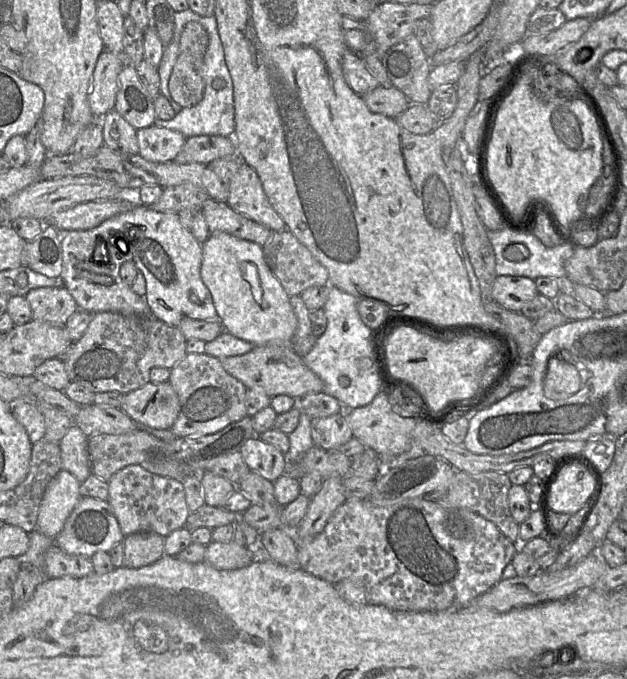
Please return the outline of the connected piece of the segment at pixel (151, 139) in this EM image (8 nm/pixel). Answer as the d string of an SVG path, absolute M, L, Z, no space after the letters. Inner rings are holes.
M152 125L137 130L139 155L157 163L174 161L187 138L180 132Z

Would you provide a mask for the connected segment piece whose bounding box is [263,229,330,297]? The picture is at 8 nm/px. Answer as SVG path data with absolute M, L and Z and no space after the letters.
M287 229L273 232L270 239L263 246L263 253L268 266L290 297L301 295L305 289L311 286L330 285L327 269L318 262L308 248Z

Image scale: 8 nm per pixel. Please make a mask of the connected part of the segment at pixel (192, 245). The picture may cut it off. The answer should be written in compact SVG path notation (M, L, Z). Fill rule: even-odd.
M139 203L130 210L127 210L105 220L95 228L89 230L70 230L61 233L61 247L63 252L63 271L61 274L61 279L64 286L68 289L70 294L75 299L79 309L94 314L105 311L114 311L133 316L150 315L151 310L151 313L156 318L172 327L179 327L179 324L184 317L189 317L196 320L220 321L215 305L213 303L212 294L201 278L201 265L203 256L202 244L199 243L197 239L181 224L178 214L158 212L148 206ZM129 261L133 262L138 270L145 276L147 288L145 297L136 294L132 290L132 288L125 284L121 279L120 268L124 263Z

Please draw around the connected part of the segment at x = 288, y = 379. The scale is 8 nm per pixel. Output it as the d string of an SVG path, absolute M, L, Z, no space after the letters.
M269 343L255 346L248 353L219 358L224 369L241 381L248 389L261 388L271 398L289 395L296 400L307 394L324 391L324 383L303 361L289 344Z

